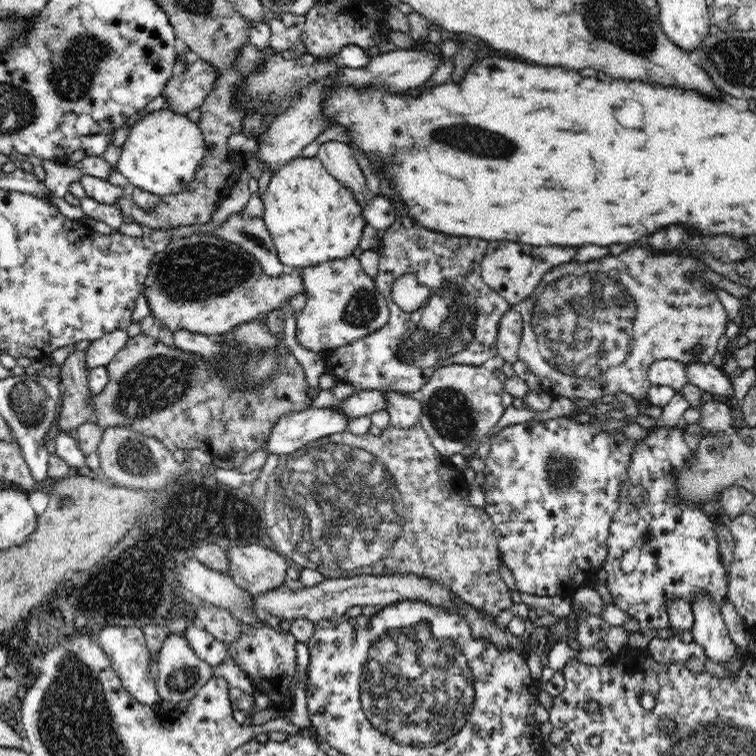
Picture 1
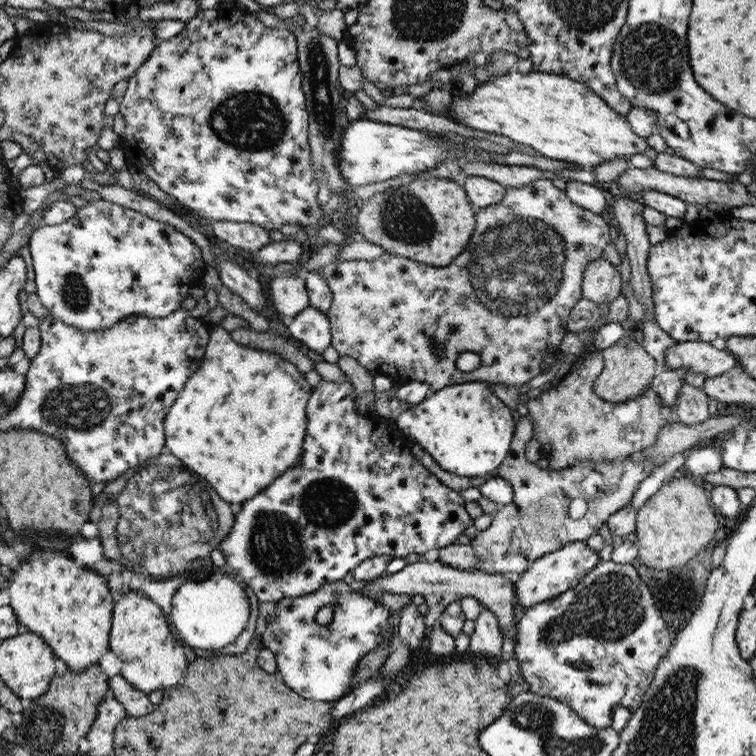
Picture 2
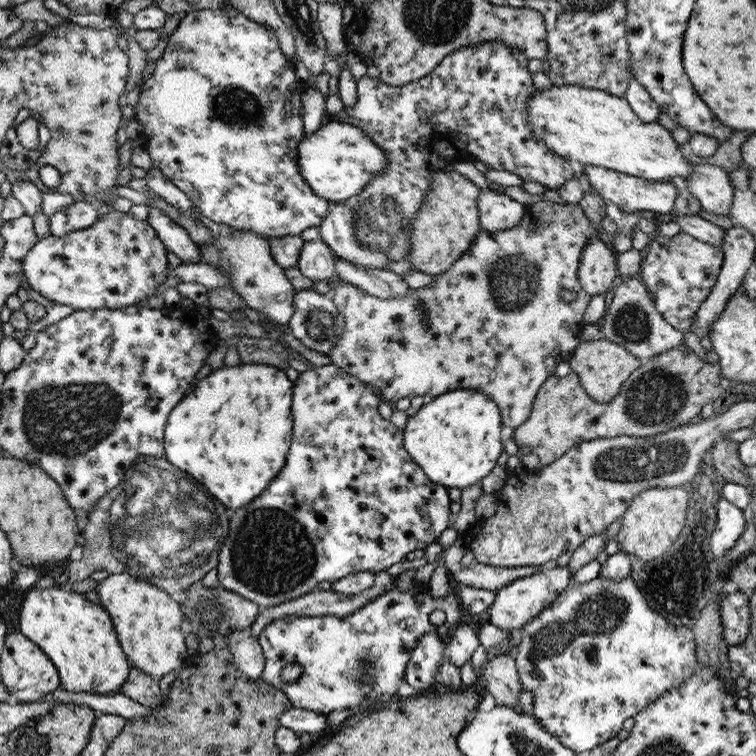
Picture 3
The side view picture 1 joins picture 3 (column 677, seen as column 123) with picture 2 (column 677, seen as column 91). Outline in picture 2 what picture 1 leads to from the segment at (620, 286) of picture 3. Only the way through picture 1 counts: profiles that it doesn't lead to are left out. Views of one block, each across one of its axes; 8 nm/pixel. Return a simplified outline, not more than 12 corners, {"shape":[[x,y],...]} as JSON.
{"shape":[[677,341],[666,369],[690,368],[706,379],[740,365],[710,341]]}

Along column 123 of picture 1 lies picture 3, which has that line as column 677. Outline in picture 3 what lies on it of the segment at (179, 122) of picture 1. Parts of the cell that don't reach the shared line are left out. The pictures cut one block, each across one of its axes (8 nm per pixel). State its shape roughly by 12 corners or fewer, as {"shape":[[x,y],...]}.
{"shape":[[530,95],[534,139],[578,168],[667,182],[694,164],[625,98]]}

